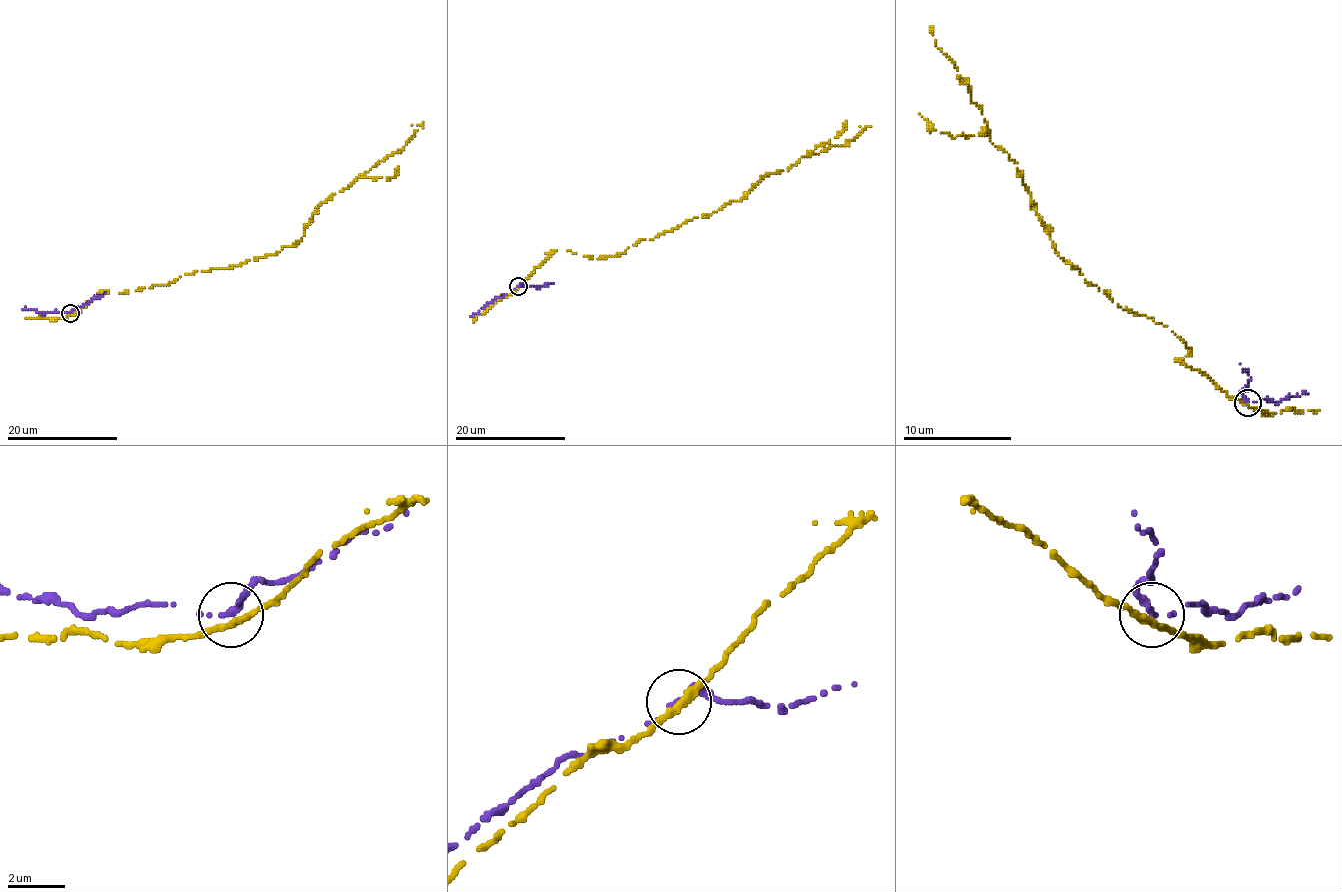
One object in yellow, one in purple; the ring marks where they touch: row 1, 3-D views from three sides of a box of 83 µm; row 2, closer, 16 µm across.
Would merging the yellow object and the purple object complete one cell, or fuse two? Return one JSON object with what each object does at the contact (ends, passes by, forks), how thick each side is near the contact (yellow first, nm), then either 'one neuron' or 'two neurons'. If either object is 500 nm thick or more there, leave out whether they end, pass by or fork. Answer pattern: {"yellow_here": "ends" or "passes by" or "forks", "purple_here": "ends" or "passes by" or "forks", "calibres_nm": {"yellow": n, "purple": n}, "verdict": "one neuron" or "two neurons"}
{"yellow_here": "passes by", "purple_here": "passes by", "calibres_nm": {"yellow": 280, "purple": 200}, "verdict": "two neurons"}

